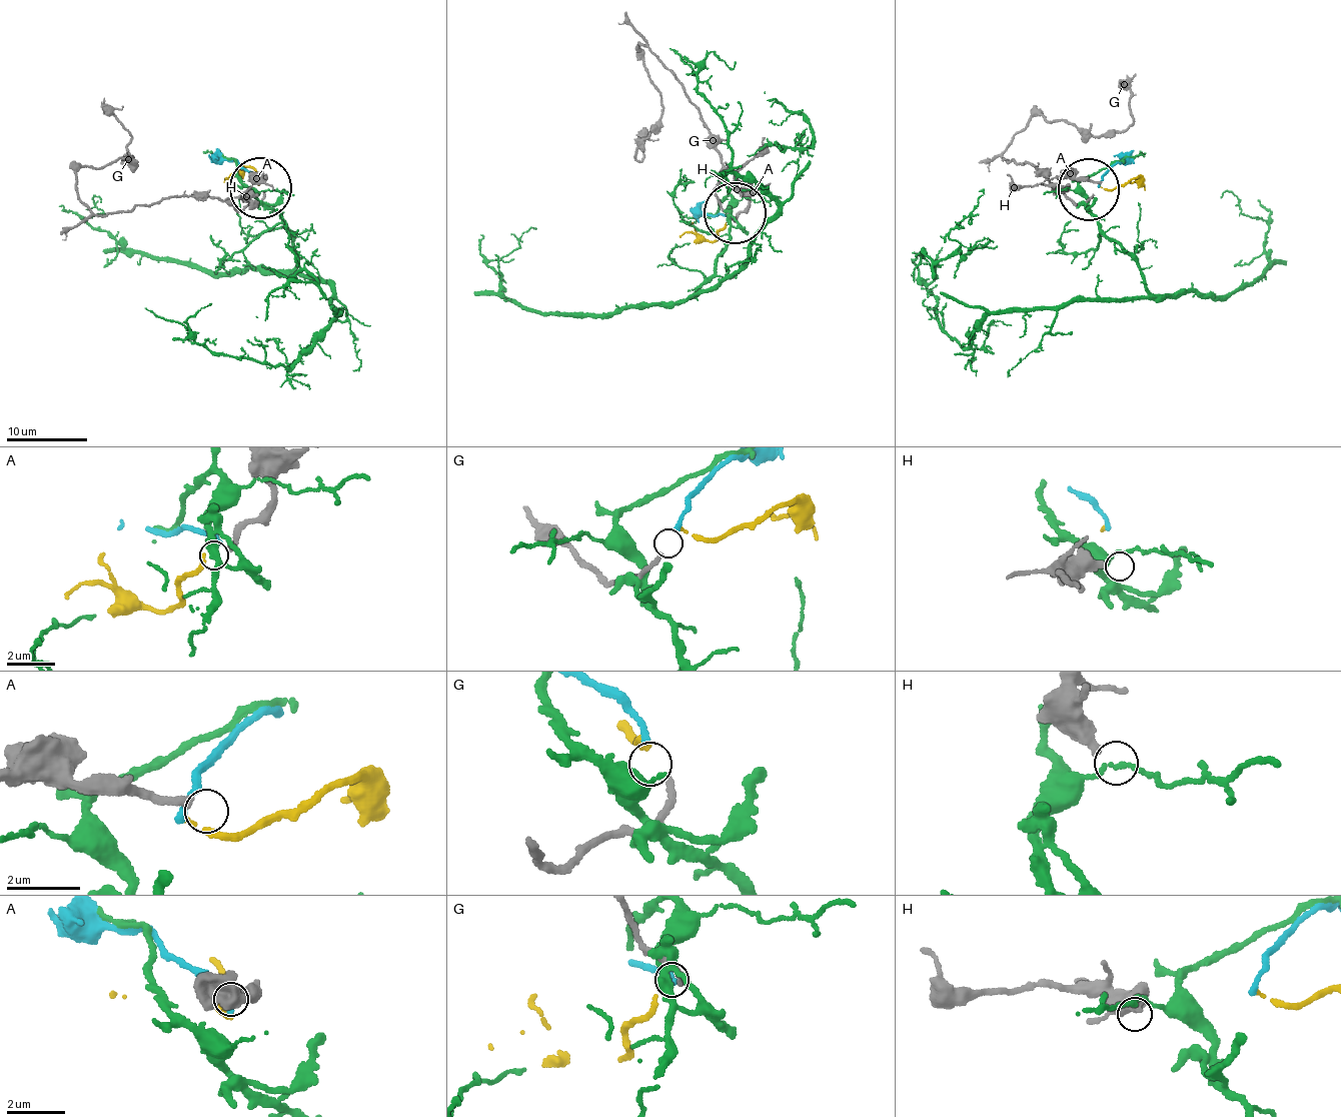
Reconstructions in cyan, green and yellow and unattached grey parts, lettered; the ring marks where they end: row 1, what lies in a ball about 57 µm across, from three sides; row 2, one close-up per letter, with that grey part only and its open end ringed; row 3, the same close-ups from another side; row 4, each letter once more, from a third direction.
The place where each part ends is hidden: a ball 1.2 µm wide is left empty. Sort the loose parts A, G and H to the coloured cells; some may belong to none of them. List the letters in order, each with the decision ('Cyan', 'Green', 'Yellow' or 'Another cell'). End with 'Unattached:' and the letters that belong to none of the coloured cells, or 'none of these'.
A: Another cell
G: Cyan
H: Another cell
Unattached: A, H

